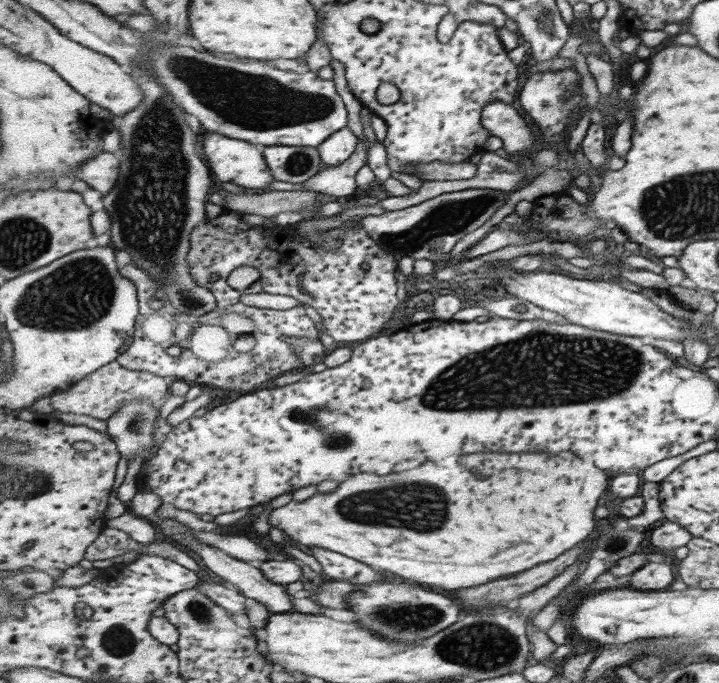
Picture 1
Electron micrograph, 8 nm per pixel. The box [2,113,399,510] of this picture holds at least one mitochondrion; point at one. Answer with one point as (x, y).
(75, 296)

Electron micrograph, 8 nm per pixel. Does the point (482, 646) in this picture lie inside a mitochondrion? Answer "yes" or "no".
yes

